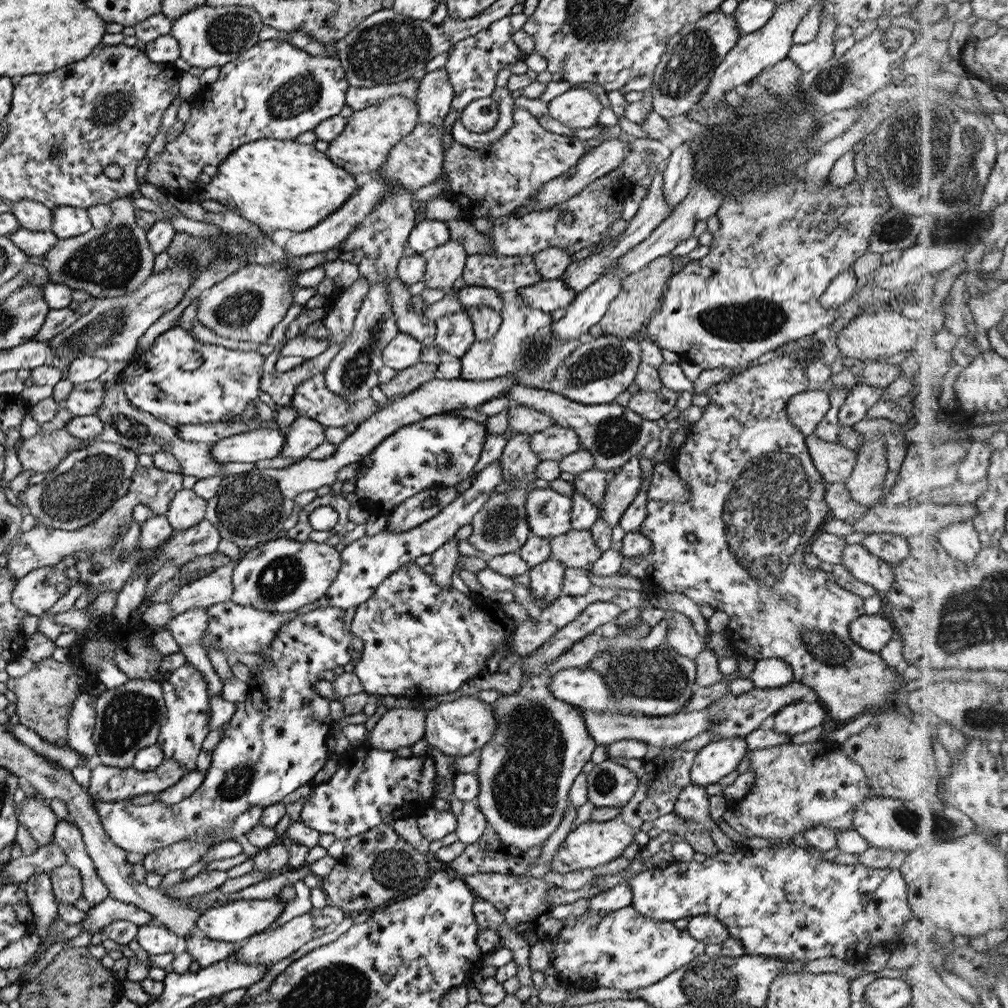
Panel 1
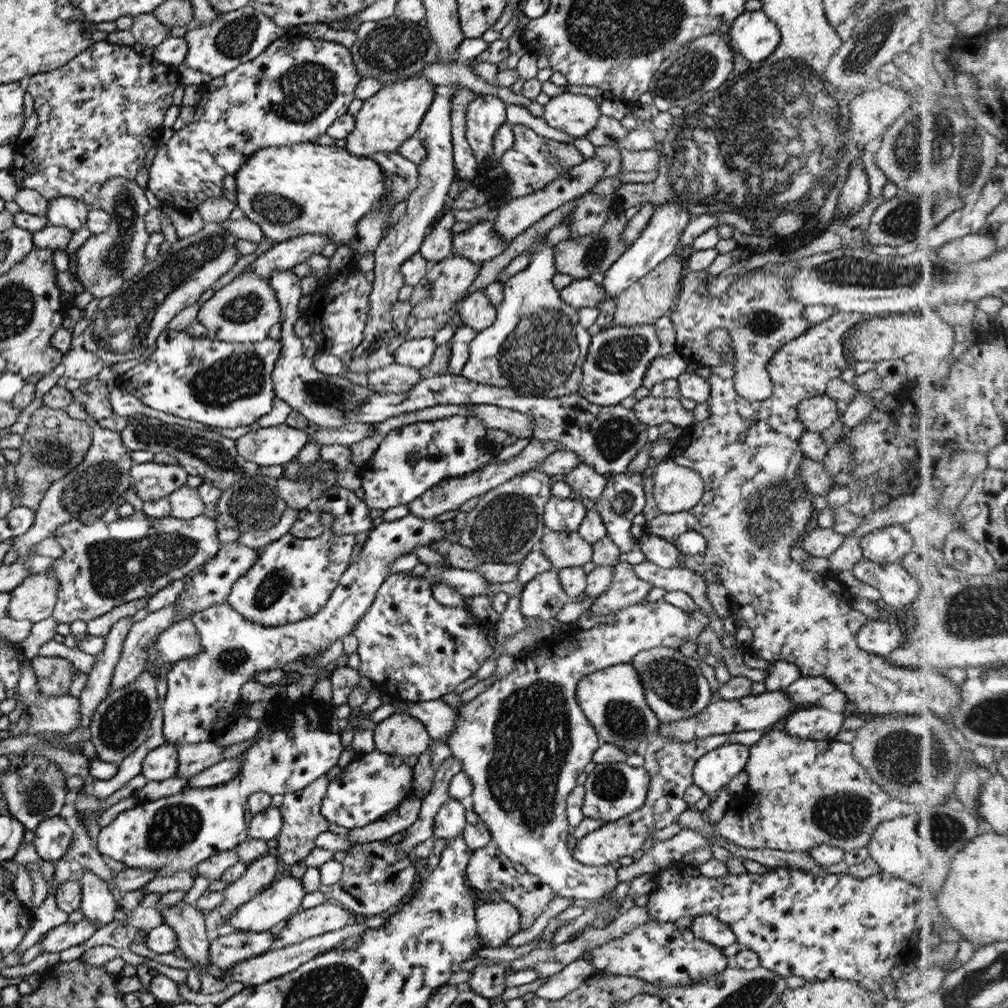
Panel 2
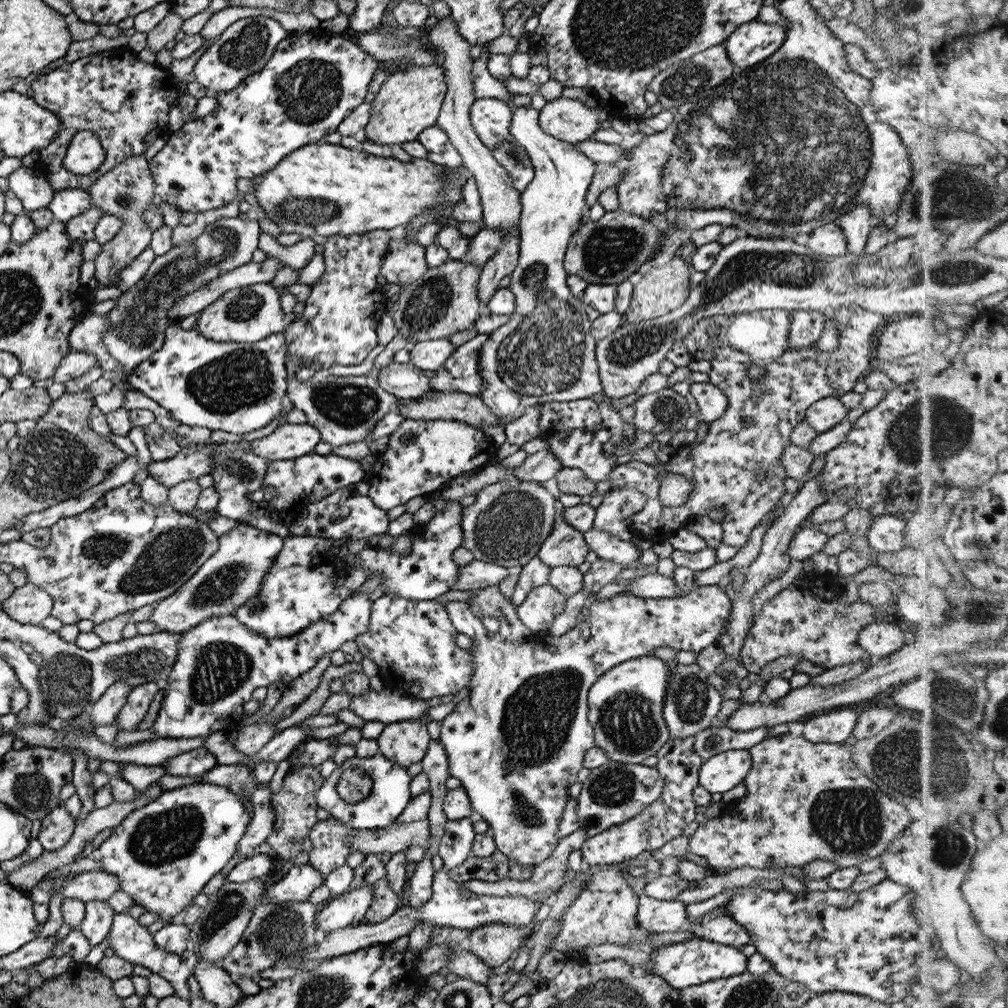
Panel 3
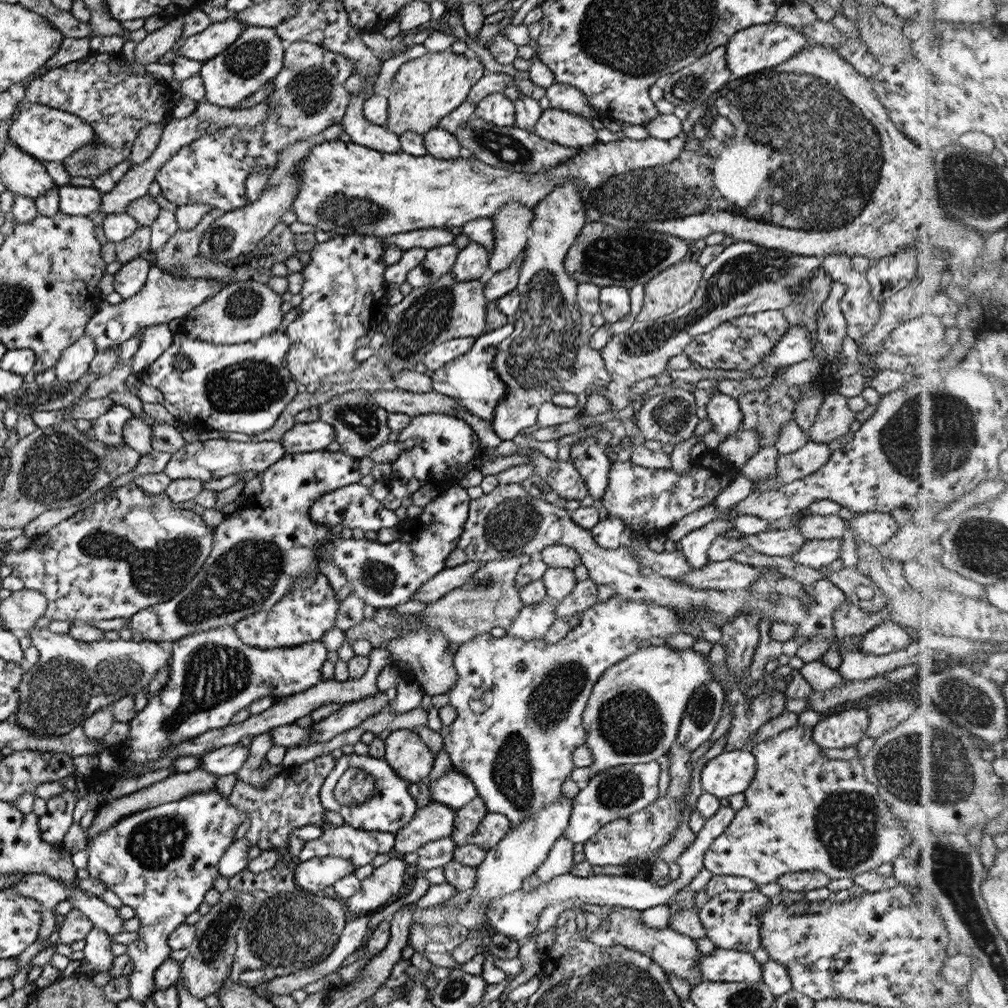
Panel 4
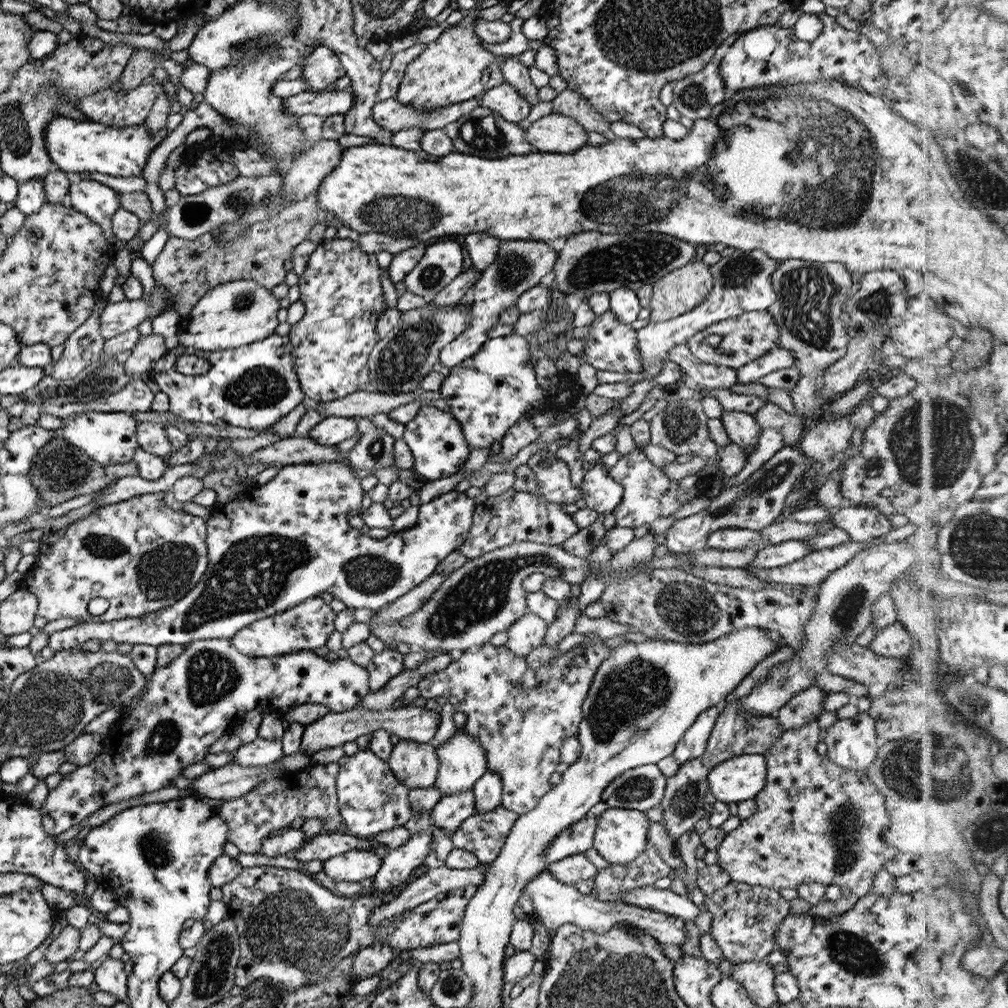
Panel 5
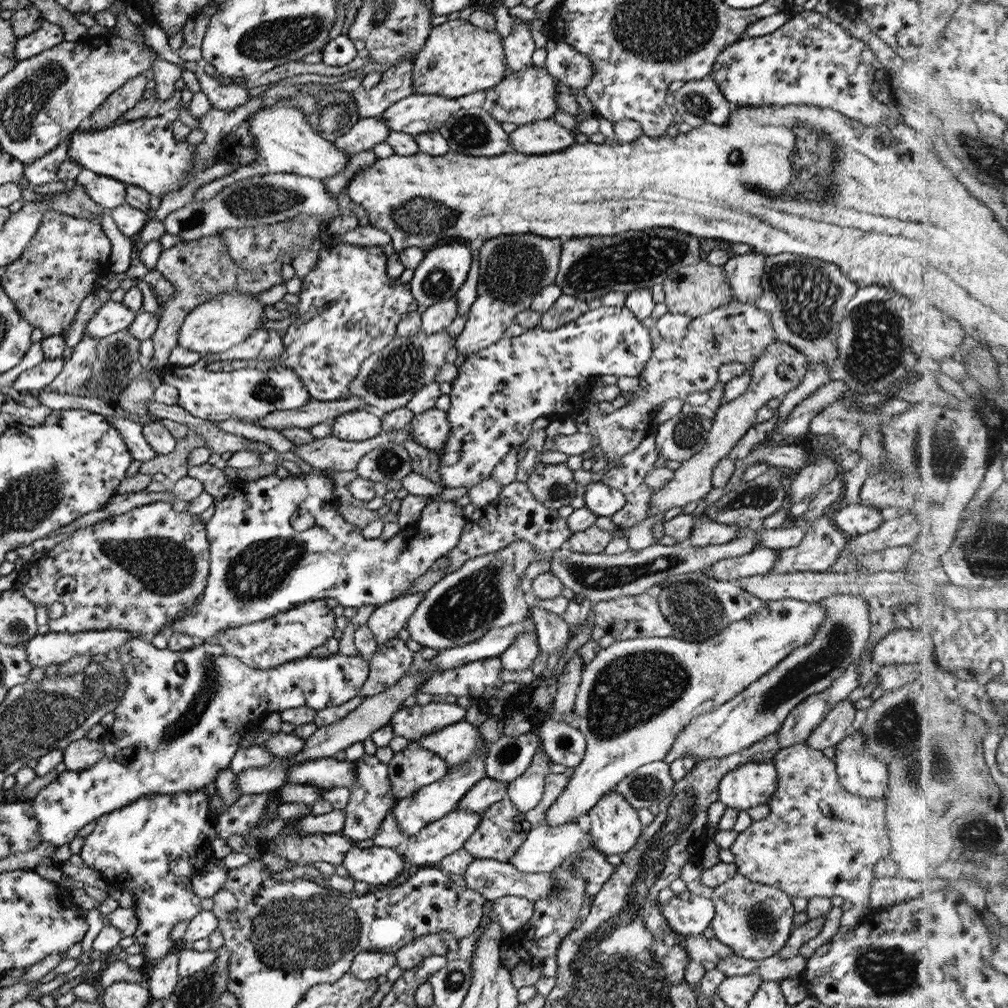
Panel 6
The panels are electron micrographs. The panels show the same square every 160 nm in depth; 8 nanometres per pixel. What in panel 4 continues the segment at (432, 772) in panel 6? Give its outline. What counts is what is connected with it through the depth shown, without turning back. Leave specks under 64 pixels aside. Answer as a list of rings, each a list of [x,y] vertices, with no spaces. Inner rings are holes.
[[[409,729],[391,731],[384,739],[384,751],[385,763],[408,784],[426,778],[435,762],[433,753]]]

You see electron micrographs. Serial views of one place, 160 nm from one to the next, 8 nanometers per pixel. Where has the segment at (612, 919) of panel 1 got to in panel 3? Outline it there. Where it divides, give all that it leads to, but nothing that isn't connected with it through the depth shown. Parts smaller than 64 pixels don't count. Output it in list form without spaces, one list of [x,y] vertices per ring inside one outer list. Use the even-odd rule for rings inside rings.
[[[695,935],[682,942],[673,942],[649,953],[649,966],[645,973],[660,977],[671,989],[683,989],[711,980],[731,978],[747,972],[747,958],[734,946],[725,946],[708,940],[701,940]]]

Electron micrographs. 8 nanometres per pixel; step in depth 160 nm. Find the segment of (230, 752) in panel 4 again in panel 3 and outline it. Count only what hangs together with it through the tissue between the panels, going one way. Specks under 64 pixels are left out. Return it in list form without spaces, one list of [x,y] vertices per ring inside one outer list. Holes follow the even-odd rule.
[[[204,747],[190,750],[185,754],[179,754],[179,756],[173,756],[167,762],[161,764],[164,772],[169,776],[199,776],[213,766],[219,766],[219,764]]]

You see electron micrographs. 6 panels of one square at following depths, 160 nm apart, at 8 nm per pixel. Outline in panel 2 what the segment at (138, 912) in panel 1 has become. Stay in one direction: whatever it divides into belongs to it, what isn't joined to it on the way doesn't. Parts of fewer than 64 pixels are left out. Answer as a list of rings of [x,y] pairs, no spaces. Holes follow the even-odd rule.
[[[83,917],[75,923],[66,921],[56,927],[50,928],[41,936],[39,955],[42,953],[59,953],[71,946],[82,944],[95,932],[96,922]]]

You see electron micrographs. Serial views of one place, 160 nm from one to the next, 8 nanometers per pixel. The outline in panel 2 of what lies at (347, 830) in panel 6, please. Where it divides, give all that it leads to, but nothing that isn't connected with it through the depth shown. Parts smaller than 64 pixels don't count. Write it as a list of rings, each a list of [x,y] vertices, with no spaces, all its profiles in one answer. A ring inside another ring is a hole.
[[[377,749],[370,751],[355,757],[340,770],[337,780],[328,782],[320,802],[320,815],[328,824],[337,824],[347,830],[361,828],[383,818],[413,794],[413,769],[393,755],[378,752]]]

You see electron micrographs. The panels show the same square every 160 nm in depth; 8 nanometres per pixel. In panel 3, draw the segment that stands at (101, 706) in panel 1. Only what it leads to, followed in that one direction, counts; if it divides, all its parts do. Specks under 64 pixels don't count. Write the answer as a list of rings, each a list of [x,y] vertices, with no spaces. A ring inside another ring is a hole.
[[[148,682],[133,687],[127,693],[126,701],[121,705],[114,718],[117,731],[134,730],[135,726],[143,720],[143,716],[147,714],[149,702],[153,695],[157,695],[157,689],[155,682]]]

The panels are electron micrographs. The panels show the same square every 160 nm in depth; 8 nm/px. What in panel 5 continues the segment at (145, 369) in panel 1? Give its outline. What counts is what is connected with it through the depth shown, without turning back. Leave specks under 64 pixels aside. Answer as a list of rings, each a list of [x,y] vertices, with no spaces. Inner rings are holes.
[[[277,333],[227,350],[197,352],[195,348],[179,344],[157,359],[149,371],[150,380],[167,395],[168,411],[183,420],[228,424],[262,432],[306,399],[297,382],[290,347],[287,336]],[[192,353],[203,354],[202,358],[210,364],[209,370],[198,375],[183,375],[175,371],[174,358]]]

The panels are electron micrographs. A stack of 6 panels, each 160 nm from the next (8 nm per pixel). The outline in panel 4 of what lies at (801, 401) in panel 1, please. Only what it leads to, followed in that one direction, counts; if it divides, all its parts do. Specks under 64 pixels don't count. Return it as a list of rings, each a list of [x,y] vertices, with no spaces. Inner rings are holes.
[[[831,392],[821,401],[815,420],[809,427],[807,438],[811,442],[829,443],[847,432],[854,420],[854,412],[847,406],[847,399]]]

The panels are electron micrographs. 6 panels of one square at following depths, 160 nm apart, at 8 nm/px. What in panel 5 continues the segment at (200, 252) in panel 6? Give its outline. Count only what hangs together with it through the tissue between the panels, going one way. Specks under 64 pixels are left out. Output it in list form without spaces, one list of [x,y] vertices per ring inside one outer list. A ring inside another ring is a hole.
[[[318,189],[303,200],[285,206],[275,216],[248,225],[239,238],[230,240],[225,248],[216,246],[209,233],[200,234],[193,240],[169,236],[151,266],[154,284],[165,287],[166,294],[172,298],[167,310],[185,316],[210,288],[233,280],[253,280],[266,289],[284,283],[283,262],[306,243],[305,236],[315,222],[334,218],[330,212],[318,208],[317,193]],[[146,335],[137,339],[130,349],[128,358],[122,362],[126,374],[143,374],[149,372],[157,359],[166,353],[163,337],[160,335]]]

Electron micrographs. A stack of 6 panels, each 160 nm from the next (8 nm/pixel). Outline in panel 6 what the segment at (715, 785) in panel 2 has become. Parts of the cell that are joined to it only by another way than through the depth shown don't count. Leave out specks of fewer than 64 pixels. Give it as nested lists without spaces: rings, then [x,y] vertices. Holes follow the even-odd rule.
[[[770,761],[745,762],[729,770],[717,783],[717,800],[726,807],[747,811],[757,804],[765,804],[777,782],[775,768]]]

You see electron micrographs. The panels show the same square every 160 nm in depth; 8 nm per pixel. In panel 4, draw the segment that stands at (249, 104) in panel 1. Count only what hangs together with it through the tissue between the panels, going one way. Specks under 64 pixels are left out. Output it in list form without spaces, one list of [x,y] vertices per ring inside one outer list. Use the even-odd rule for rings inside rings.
[[[291,42],[286,44],[285,48],[283,66],[271,80],[272,93],[264,100],[272,109],[266,114],[261,126],[249,130],[237,126],[219,128],[211,134],[201,136],[199,140],[193,140],[187,148],[179,148],[157,169],[154,176],[165,200],[176,206],[201,202],[225,213],[241,208],[247,200],[244,186],[249,174],[253,174],[258,168],[275,166],[277,154],[284,151],[287,146],[310,137],[319,137],[329,124],[340,122],[350,101],[350,92],[343,87],[345,80],[353,73],[349,60],[337,52],[325,50],[309,42]]]

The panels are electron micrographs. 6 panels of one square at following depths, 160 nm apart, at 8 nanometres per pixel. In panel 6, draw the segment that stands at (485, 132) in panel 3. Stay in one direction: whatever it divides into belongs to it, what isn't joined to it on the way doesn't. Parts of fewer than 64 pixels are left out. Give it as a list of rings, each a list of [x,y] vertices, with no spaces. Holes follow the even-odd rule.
[[[529,66],[521,71],[505,75],[493,88],[485,91],[485,99],[482,110],[491,115],[493,120],[501,122],[512,122],[516,125],[524,125],[552,118],[554,112],[559,109],[555,104],[553,95],[555,91],[555,79],[545,73],[543,66]]]

